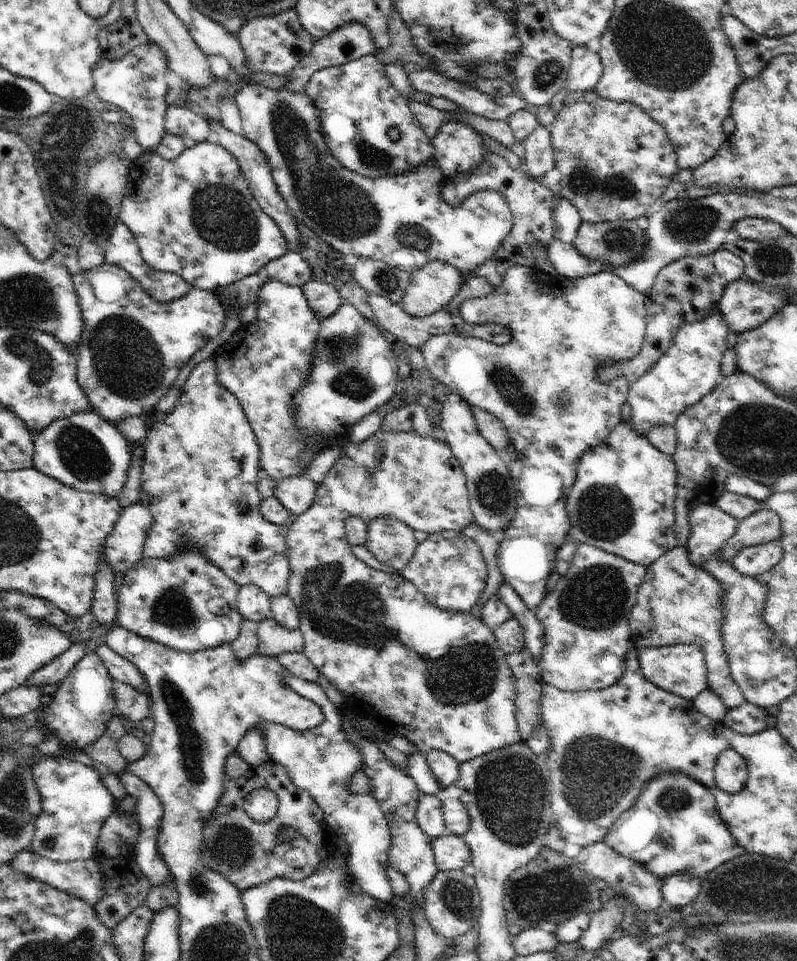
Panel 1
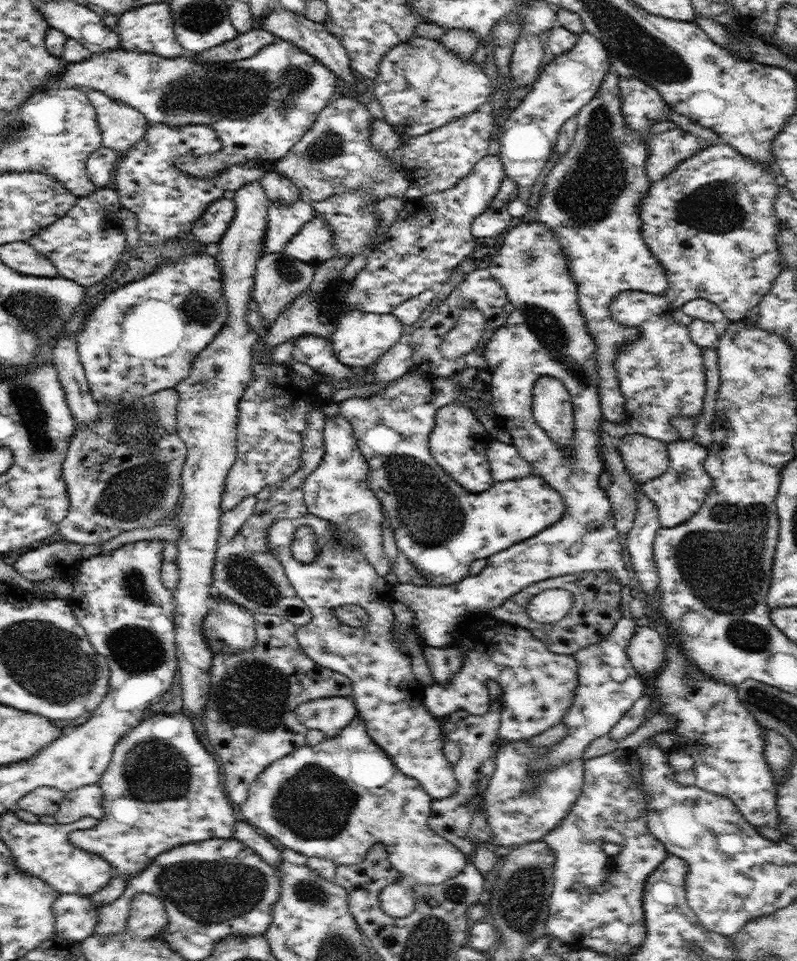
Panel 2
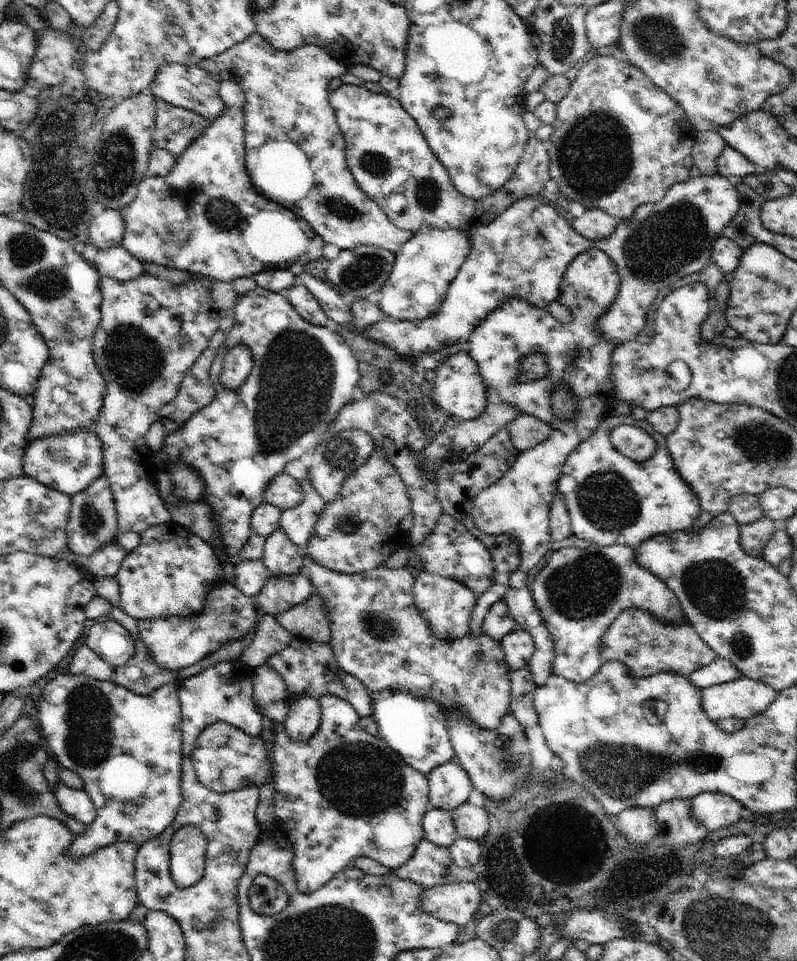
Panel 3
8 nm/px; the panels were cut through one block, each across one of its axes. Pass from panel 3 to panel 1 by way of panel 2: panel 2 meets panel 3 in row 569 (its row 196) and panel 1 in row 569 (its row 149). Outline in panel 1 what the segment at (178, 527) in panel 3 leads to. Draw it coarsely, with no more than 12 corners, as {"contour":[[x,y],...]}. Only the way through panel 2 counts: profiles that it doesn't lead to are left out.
{"contour":[[198,547],[143,557],[119,627],[182,653],[232,643],[239,588]]}

